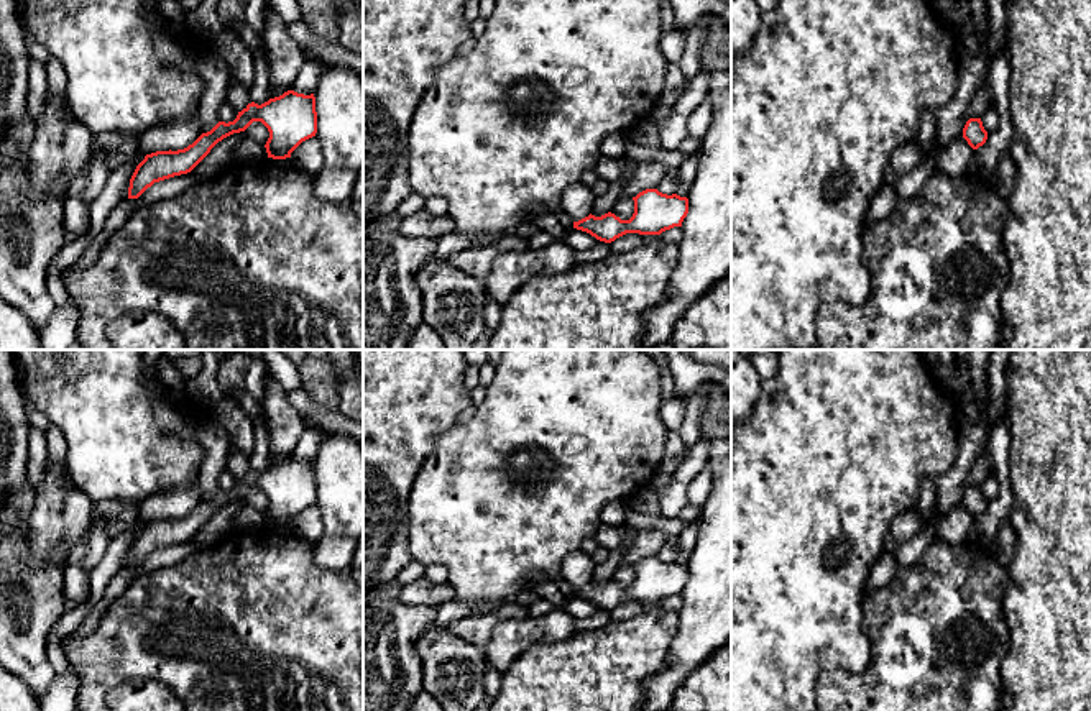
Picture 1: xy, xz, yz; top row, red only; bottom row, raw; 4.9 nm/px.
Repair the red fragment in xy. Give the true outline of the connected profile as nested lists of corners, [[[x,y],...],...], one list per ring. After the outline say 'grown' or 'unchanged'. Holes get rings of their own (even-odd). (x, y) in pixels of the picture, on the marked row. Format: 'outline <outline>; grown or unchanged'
outline [[[288,90],[261,105],[251,102],[233,122],[219,122],[187,148],[146,154],[130,179],[128,199],[138,199],[154,182],[191,172],[219,141],[245,131],[253,122],[261,122],[269,131],[265,144],[268,158],[291,158],[302,141],[317,133],[315,97]]]; unchanged

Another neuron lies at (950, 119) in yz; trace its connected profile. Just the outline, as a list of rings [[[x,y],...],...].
[[[989,25],[986,34],[981,36],[981,49],[976,54],[960,57],[960,85],[956,95],[935,112],[935,143],[938,153],[953,140],[963,136],[963,128],[968,122],[966,110],[989,74],[992,57],[987,48],[987,34]]]

